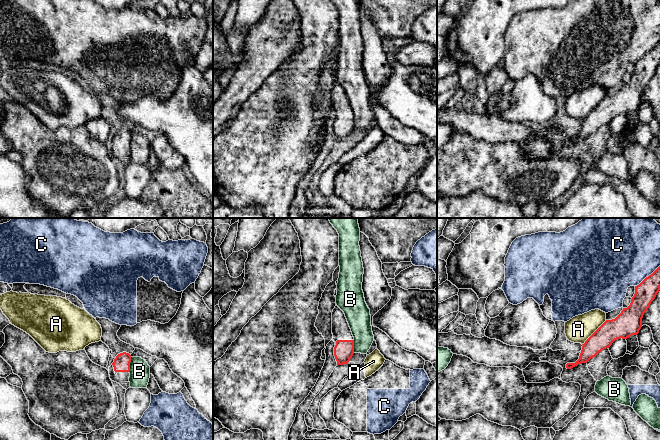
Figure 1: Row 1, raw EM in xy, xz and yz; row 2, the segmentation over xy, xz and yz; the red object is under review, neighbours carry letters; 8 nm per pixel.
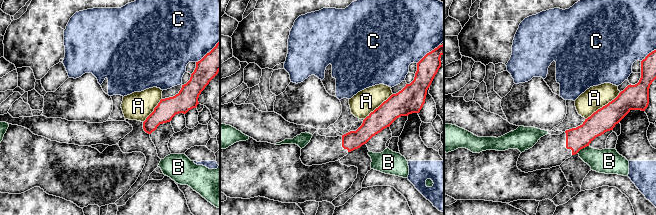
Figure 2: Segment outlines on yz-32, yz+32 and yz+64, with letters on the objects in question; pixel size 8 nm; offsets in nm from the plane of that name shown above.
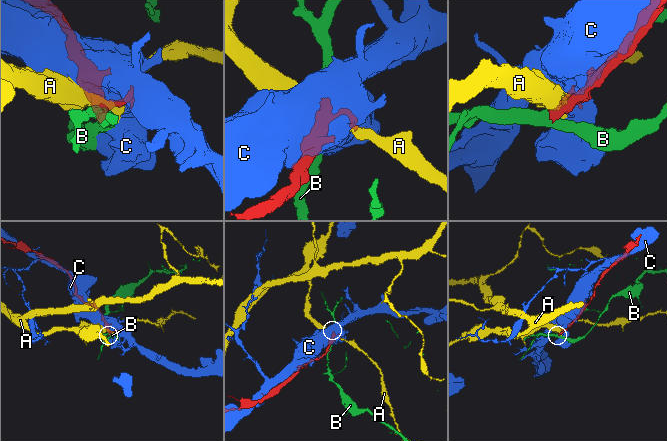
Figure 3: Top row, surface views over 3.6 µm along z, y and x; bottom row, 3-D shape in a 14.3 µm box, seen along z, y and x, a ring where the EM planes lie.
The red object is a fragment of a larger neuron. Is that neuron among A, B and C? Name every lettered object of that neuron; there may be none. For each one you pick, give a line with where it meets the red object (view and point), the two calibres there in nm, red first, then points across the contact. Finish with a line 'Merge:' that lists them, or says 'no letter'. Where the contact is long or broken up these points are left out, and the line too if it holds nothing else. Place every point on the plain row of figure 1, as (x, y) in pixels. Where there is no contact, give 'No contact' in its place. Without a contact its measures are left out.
Merge: no letter

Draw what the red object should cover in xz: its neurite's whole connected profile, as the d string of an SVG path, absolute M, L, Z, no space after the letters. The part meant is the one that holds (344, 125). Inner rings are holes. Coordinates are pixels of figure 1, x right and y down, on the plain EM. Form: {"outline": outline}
{"outline": "M337 81L332 88L332 110L337 141L347 140L354 130L354 113L344 88Z"}

